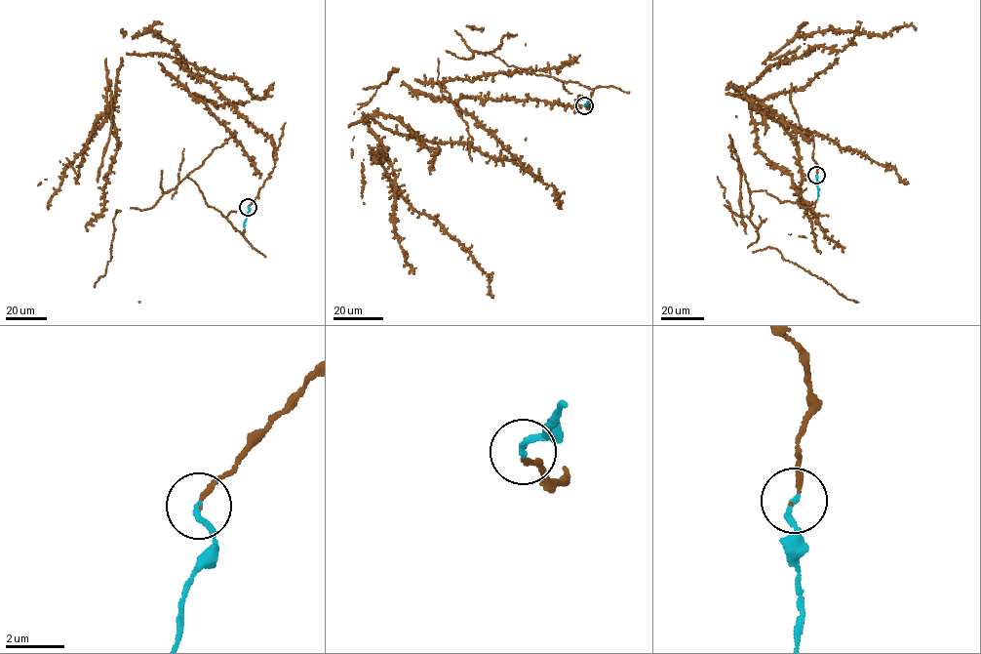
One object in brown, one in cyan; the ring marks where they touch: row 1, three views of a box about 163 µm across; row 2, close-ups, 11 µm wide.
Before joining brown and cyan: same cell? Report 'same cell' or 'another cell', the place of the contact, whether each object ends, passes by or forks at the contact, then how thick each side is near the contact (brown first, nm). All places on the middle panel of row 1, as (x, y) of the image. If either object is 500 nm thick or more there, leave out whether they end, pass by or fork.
same cell; at (584, 105); brown ends there; cyan ends there; 110 nm thick on the brown side, 190 nm on the other

